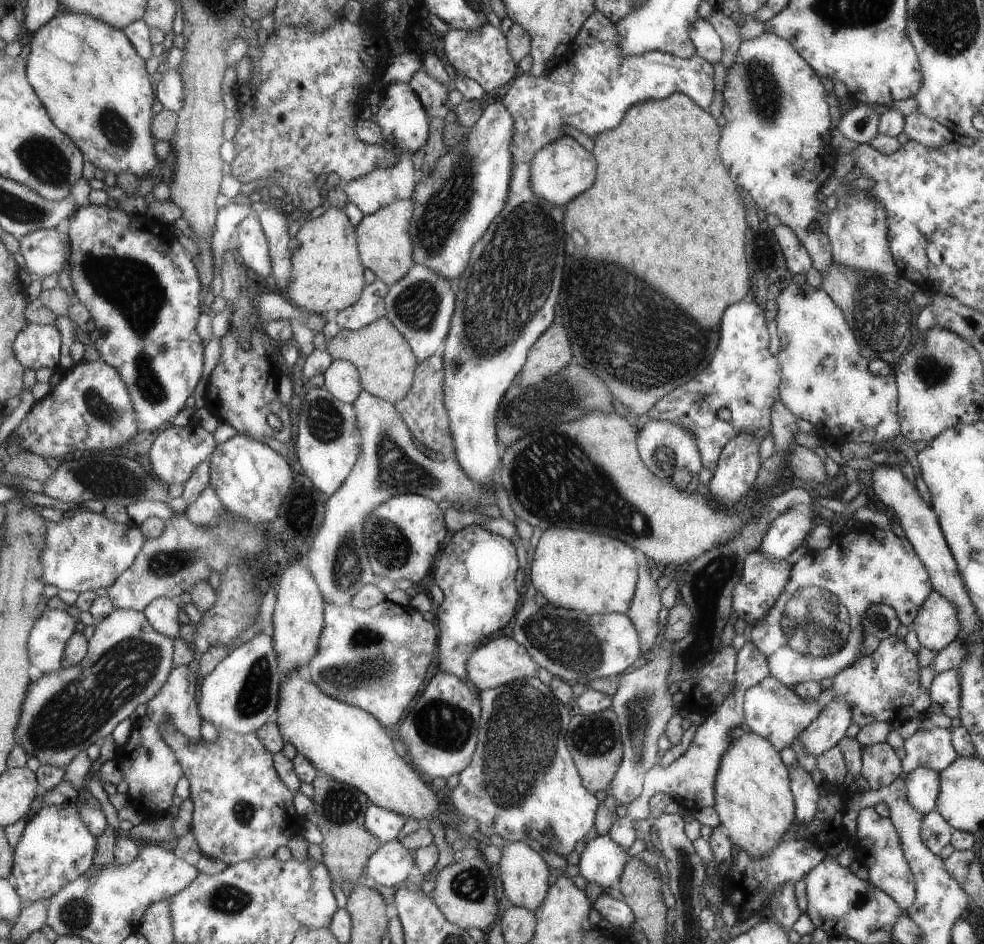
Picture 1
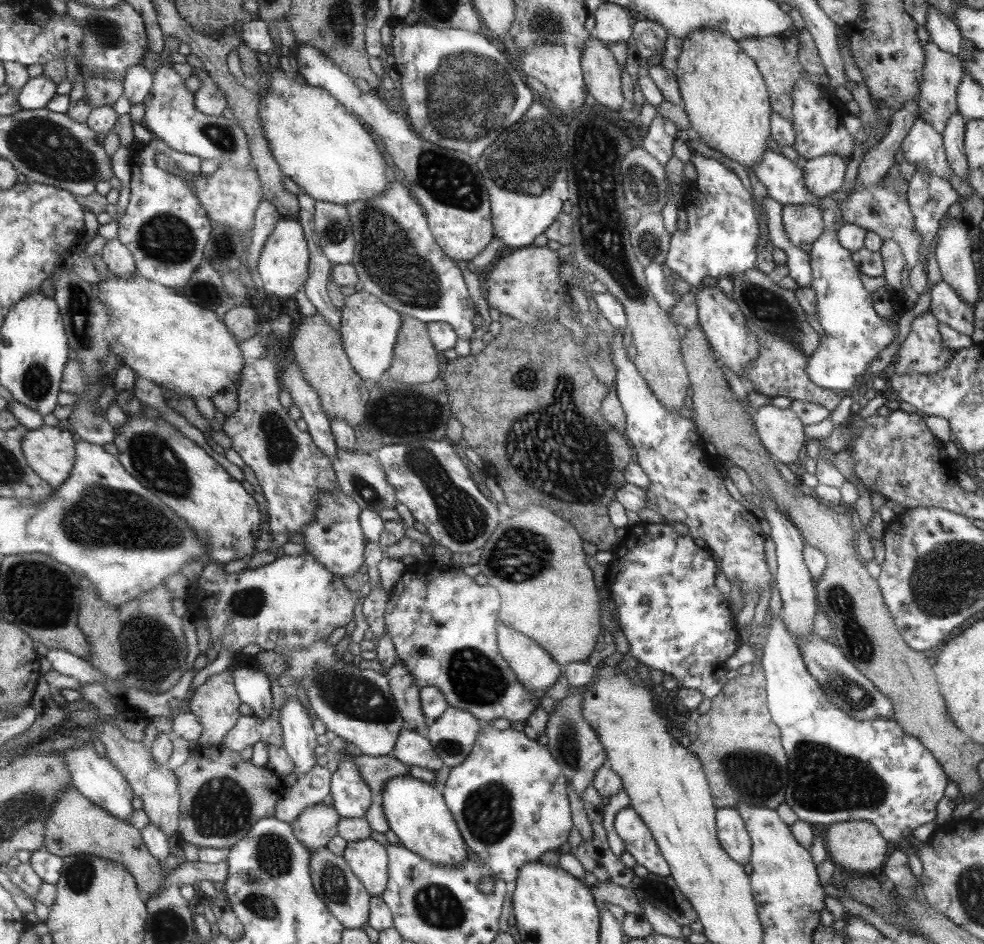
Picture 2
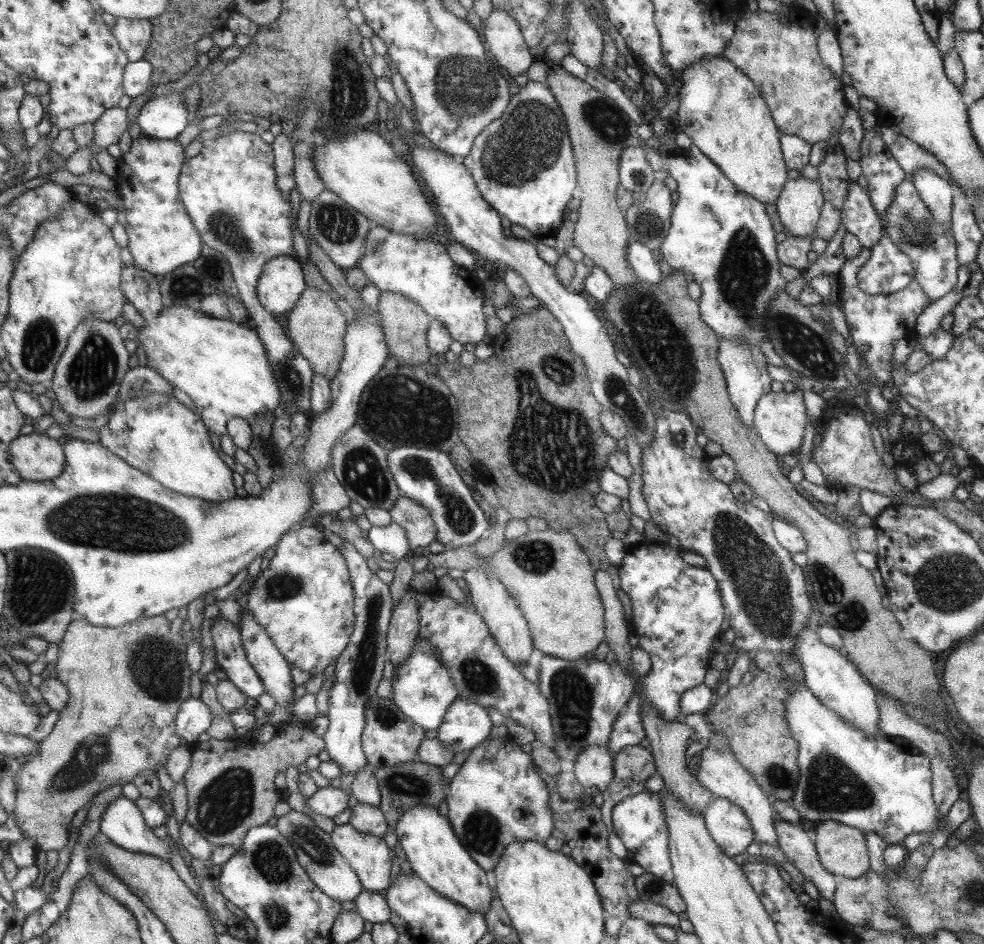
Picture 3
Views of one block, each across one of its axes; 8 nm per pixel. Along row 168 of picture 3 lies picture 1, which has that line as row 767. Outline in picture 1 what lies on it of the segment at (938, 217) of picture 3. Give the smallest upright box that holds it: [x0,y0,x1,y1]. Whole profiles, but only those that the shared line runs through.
[904,766,939,816]

